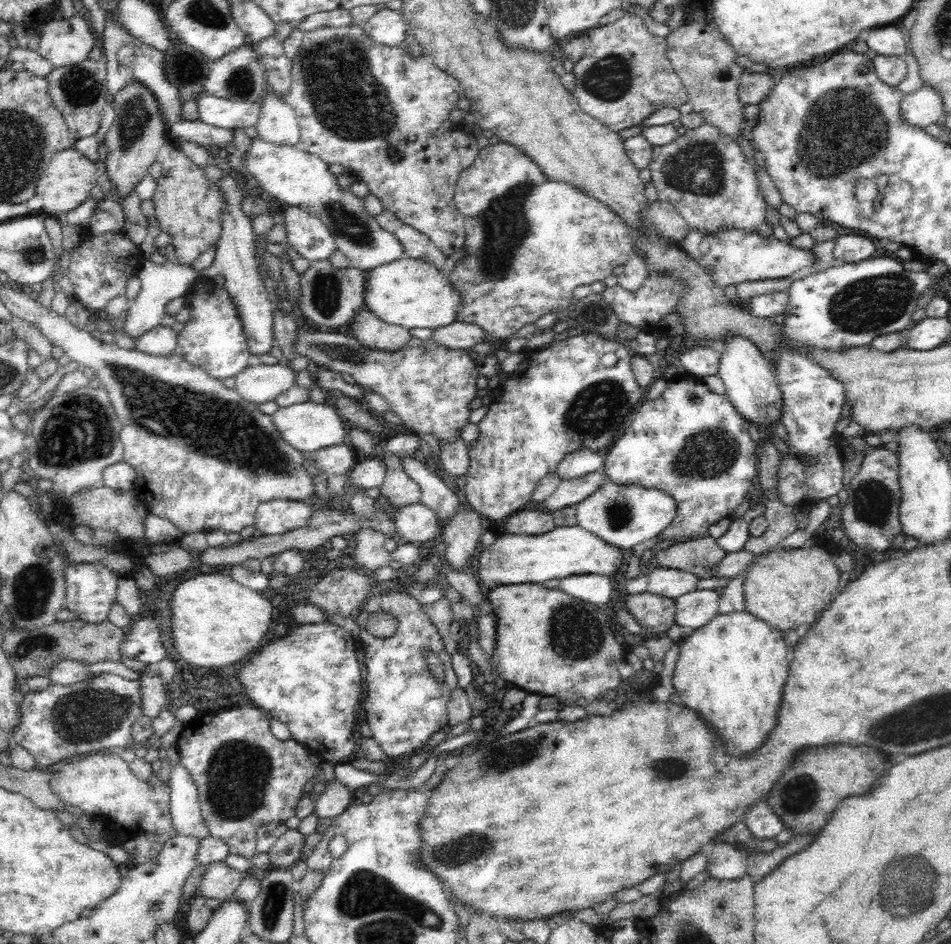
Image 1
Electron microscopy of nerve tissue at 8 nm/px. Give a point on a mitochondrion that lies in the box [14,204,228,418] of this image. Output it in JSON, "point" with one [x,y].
{"point":[34,253]}

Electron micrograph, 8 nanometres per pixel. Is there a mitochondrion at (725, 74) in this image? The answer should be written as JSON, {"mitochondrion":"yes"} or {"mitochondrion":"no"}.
{"mitochondrion":"yes"}

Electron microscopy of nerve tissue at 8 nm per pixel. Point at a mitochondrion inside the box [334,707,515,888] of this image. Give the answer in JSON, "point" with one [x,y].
{"point":[466,849]}

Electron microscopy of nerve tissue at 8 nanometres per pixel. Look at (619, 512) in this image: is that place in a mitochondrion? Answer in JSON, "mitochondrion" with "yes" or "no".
{"mitochondrion":"yes"}

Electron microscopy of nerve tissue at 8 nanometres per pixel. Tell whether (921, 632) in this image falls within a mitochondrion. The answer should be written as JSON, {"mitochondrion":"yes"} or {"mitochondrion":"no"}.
{"mitochondrion":"no"}

